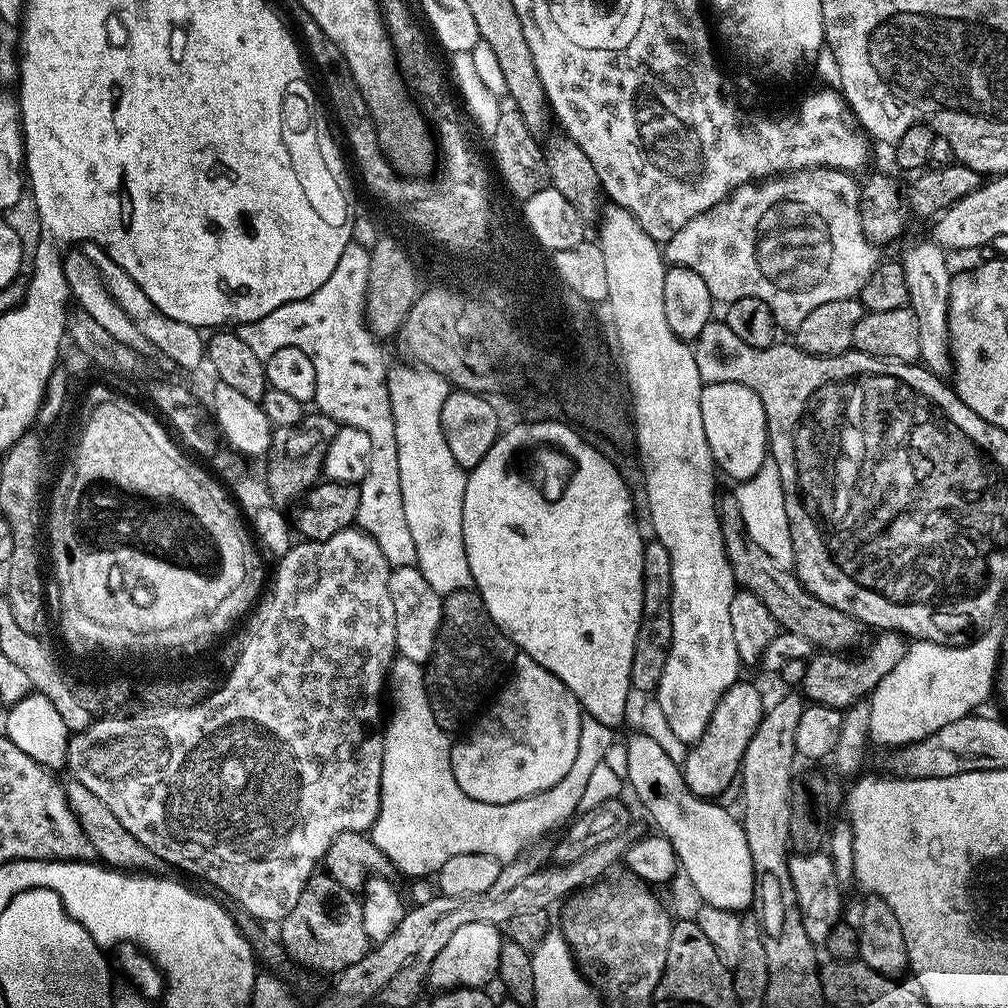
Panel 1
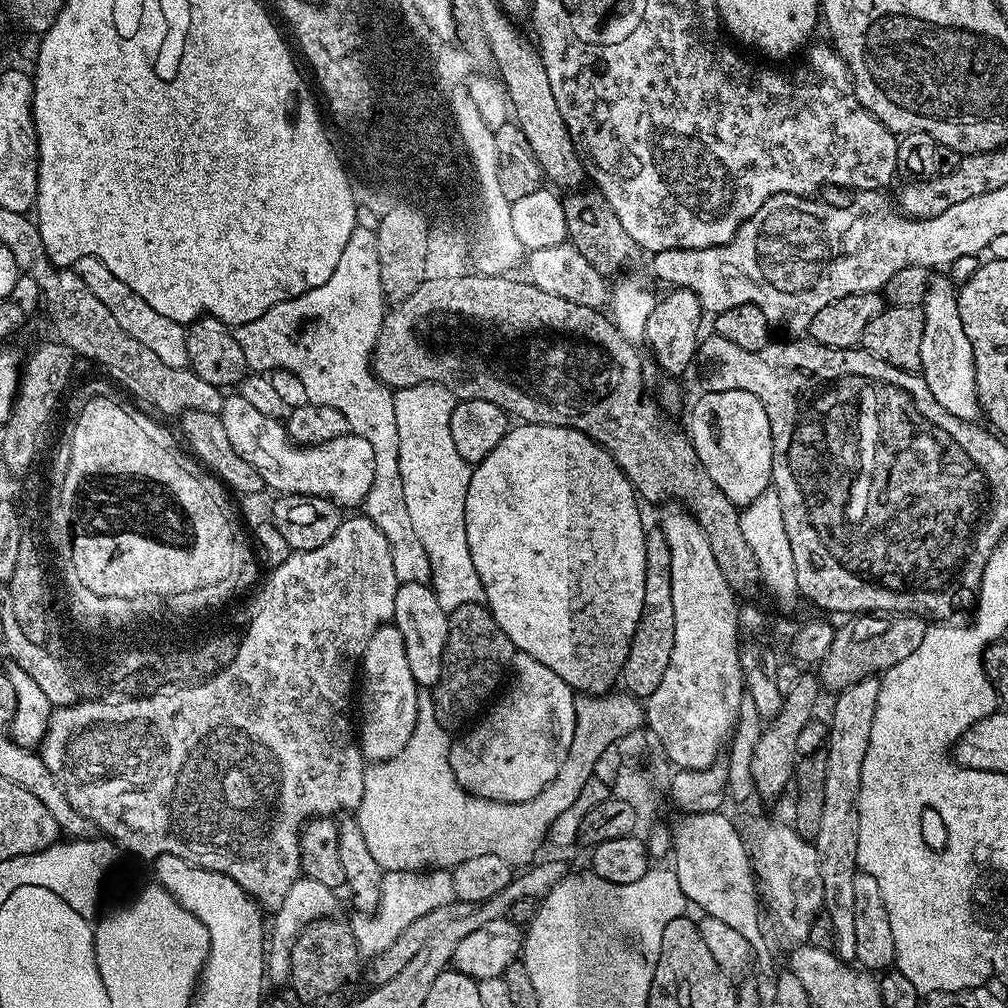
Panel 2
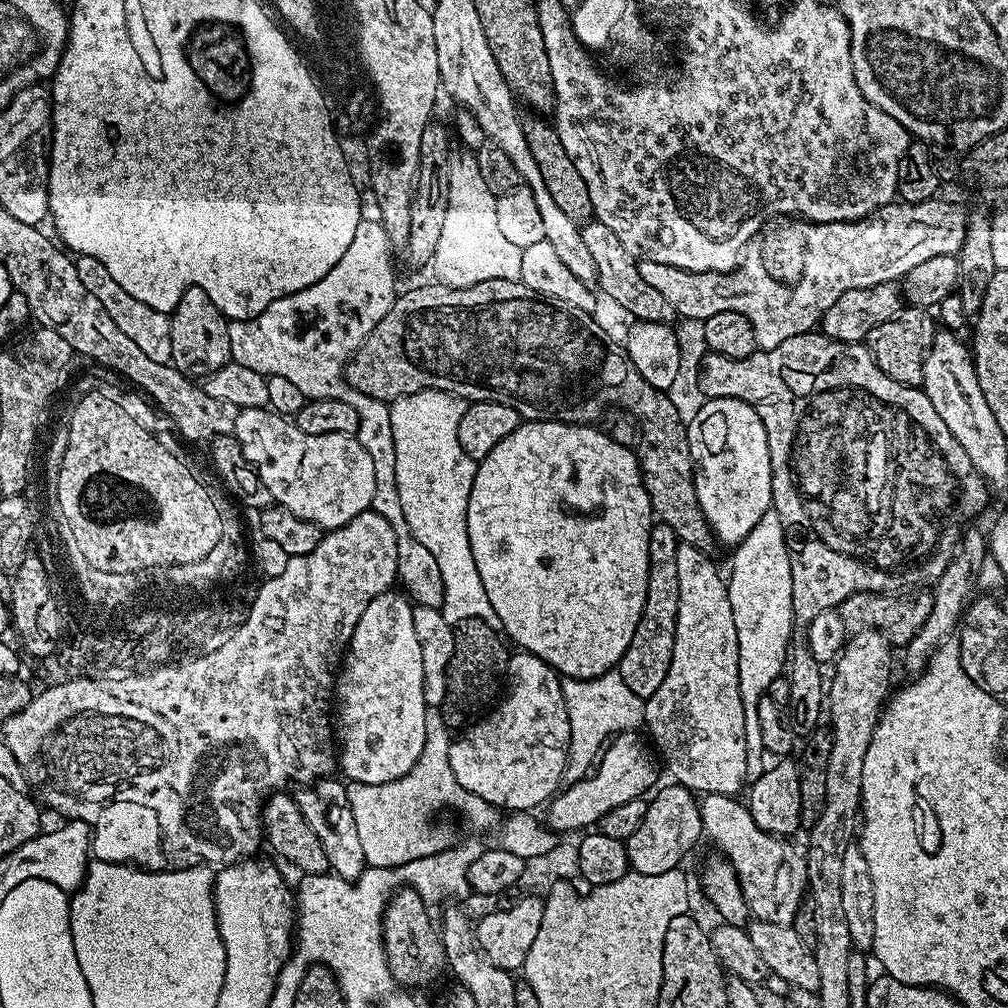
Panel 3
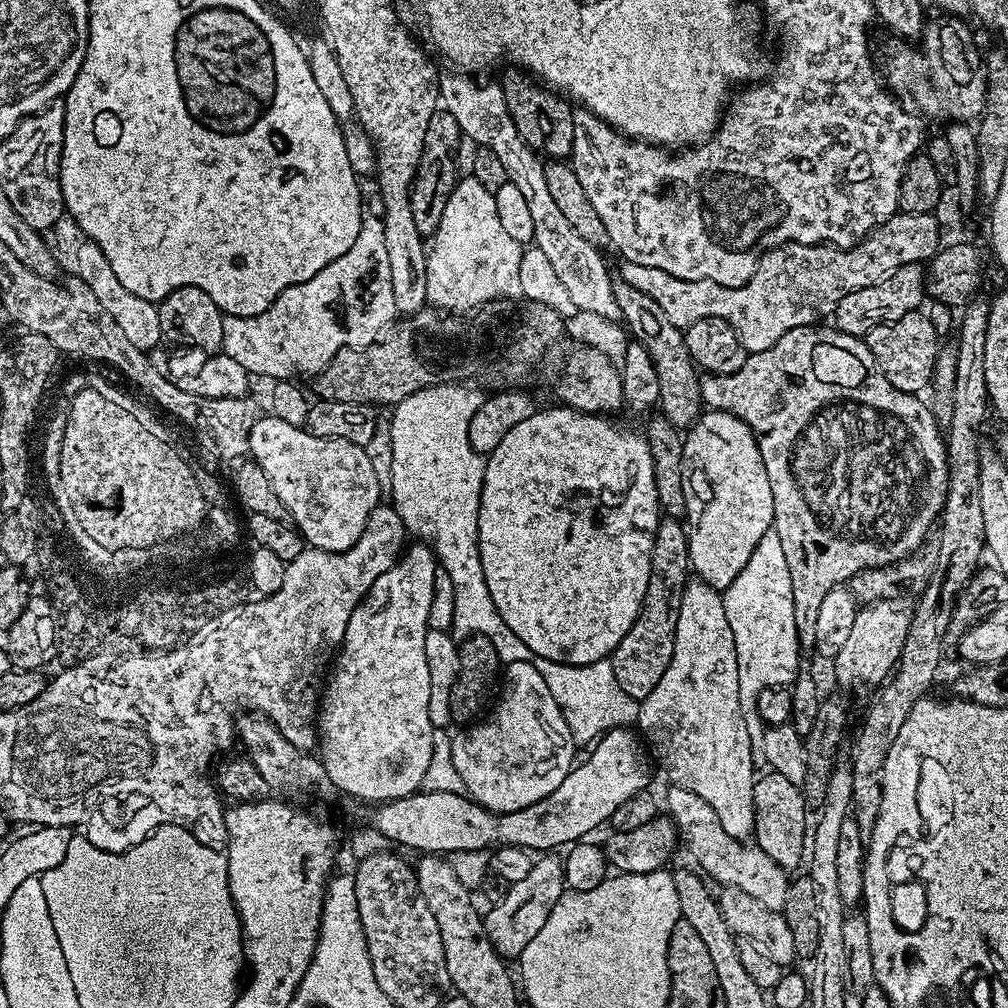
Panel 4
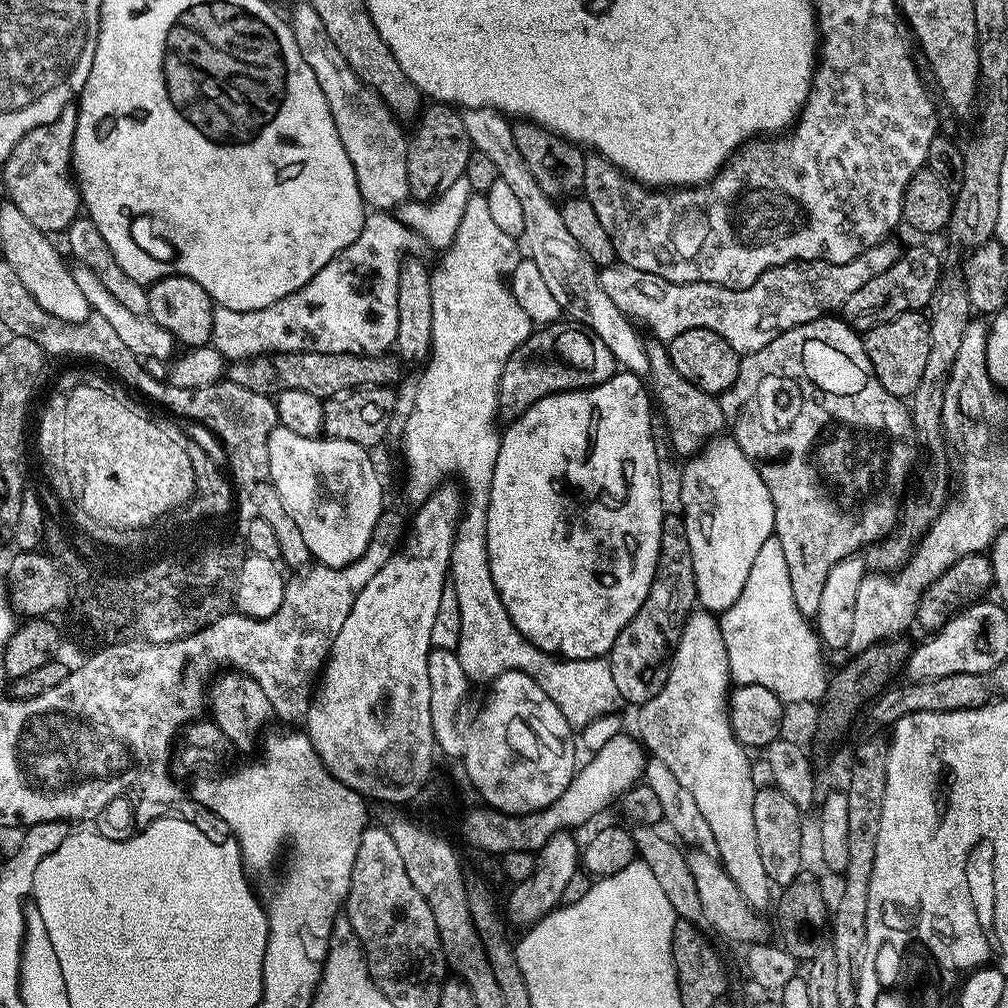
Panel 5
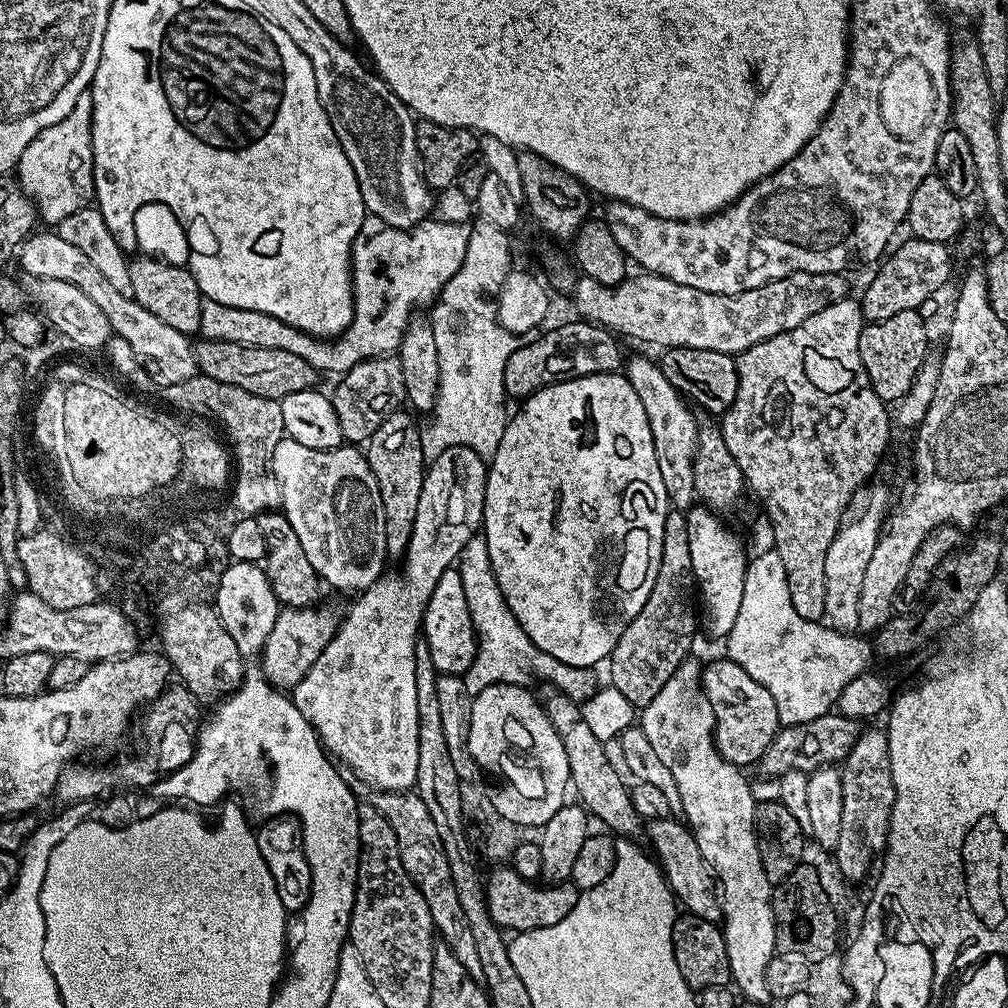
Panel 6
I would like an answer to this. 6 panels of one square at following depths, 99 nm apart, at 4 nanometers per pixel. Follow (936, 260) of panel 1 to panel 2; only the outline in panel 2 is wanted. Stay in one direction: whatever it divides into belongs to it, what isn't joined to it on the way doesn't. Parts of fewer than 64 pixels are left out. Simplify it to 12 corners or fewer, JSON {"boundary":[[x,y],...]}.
{"boundary":[[933,275],[924,295],[923,376],[934,402],[981,419],[974,350],[958,288]]}

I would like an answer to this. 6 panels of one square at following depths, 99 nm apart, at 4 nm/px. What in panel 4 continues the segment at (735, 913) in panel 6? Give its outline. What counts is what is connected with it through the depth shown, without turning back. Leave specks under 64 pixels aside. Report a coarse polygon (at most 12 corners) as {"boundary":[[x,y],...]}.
{"boundary":[[689,579],[638,728],[741,842],[754,733],[723,595]]}

